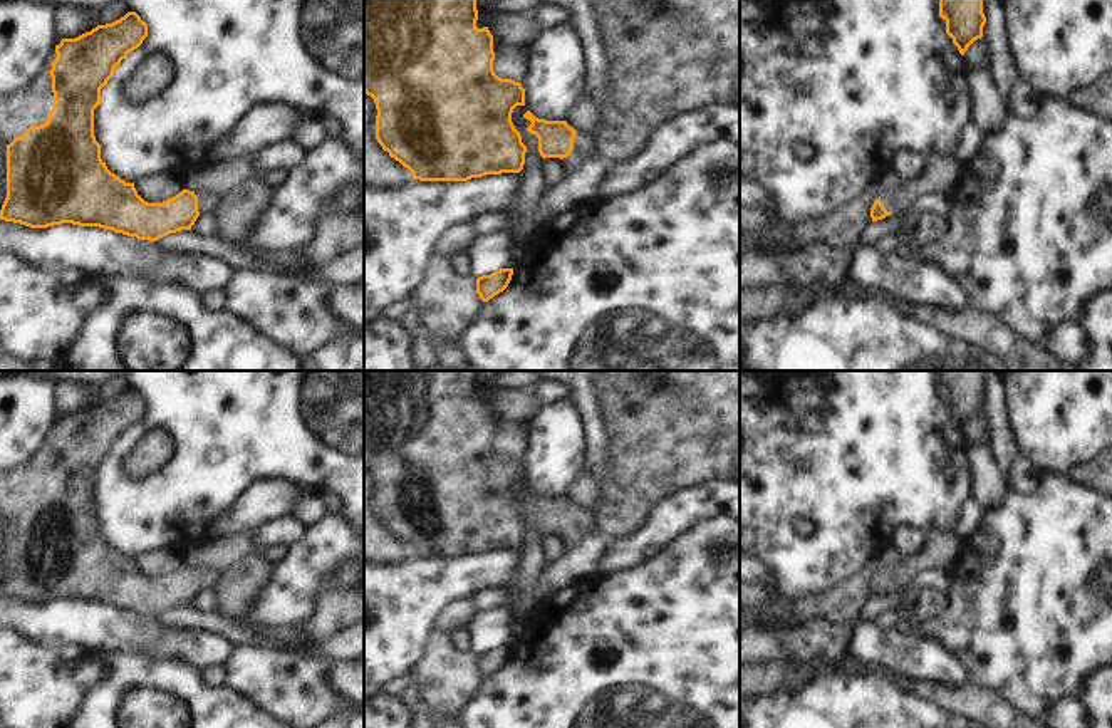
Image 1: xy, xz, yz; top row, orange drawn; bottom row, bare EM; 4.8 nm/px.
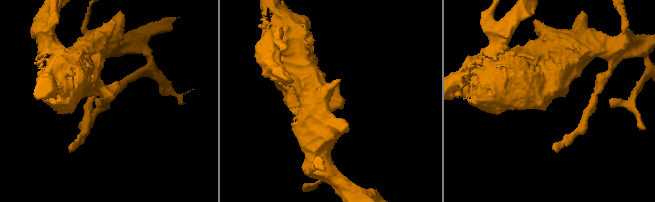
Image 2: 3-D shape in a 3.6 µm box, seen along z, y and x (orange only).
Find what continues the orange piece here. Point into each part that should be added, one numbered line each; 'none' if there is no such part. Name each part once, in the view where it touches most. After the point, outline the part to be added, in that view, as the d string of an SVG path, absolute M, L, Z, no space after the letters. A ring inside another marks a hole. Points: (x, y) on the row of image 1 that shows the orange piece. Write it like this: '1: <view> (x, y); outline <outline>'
1: xz (584, 148); outline M577 133L574 138L574 149L564 158L567 173L574 173L584 161L599 158L592 138Z

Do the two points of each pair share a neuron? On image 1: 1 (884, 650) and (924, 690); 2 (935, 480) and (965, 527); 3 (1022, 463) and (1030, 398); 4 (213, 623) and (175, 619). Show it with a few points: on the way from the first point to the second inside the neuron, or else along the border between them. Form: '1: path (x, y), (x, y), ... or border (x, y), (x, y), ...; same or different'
1: border (893, 671), (951, 686); different
2: border (970, 495), (961, 505), (951, 530); different
3: border (1020, 453), (1042, 473); different
4: path (203, 621), (185, 619); same

